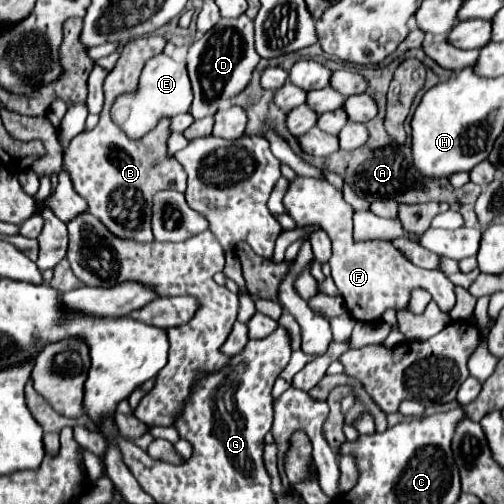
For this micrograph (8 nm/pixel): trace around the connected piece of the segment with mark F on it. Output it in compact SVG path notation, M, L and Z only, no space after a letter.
M299 177L291 181L289 191L283 199L289 215L295 219L296 227L317 223L327 231L333 241L333 255L329 259L331 277L345 299L345 307L349 315L363 323L379 321L387 307L405 309L409 301L409 293L417 287L429 291L433 301L441 307L441 311L449 311L455 305L453 283L441 275L439 271L421 269L413 265L401 251L397 251L391 241L353 241L353 207L345 203L343 195L327 181L317 181L309 177Z

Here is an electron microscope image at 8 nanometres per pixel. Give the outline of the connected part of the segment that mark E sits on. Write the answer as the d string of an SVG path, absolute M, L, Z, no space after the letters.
M157 55L149 59L141 71L139 87L131 93L123 93L115 99L111 107L111 119L119 125L129 139L143 139L161 119L171 119L179 113L187 113L193 101L191 83L187 77L187 67L173 61L167 55Z

